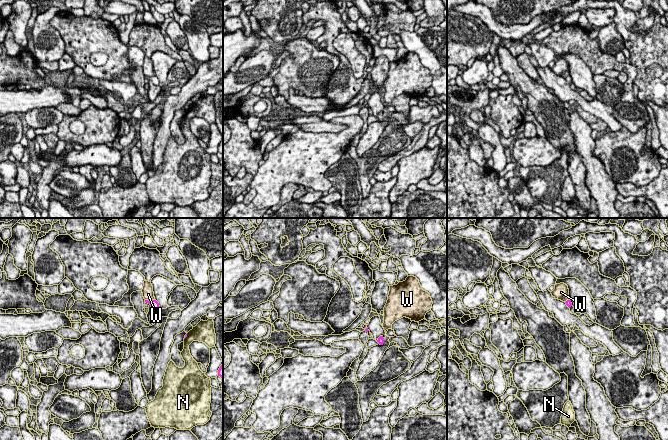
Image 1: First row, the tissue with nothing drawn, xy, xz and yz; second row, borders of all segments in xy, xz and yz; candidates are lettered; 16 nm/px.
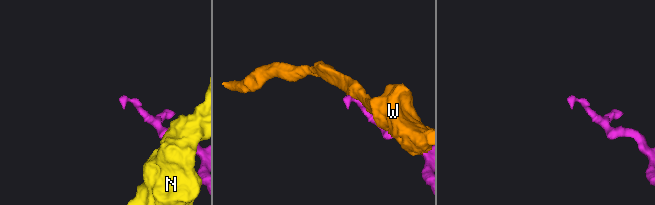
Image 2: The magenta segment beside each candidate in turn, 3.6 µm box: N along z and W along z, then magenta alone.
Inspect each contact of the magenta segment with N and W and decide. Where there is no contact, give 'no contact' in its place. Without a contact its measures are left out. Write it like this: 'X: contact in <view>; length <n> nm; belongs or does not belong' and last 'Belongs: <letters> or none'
N: contact in xy; length 110 nm; does not belong
W: contact in xy; length 160 nm; does not belong
Belongs: none

